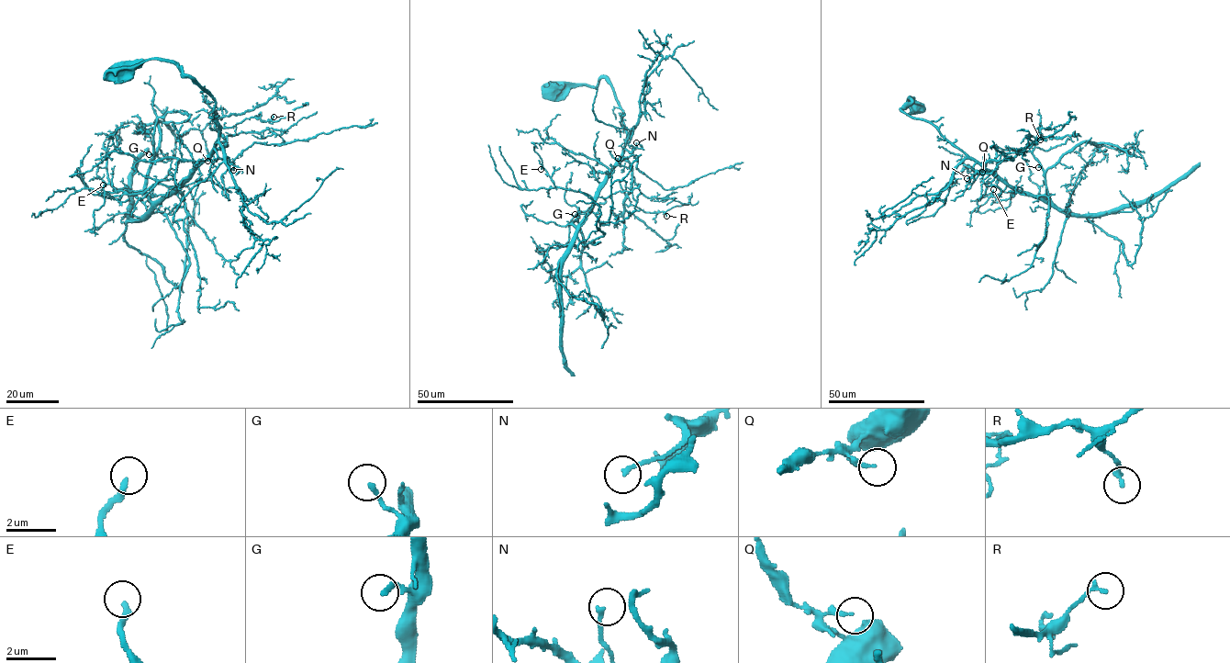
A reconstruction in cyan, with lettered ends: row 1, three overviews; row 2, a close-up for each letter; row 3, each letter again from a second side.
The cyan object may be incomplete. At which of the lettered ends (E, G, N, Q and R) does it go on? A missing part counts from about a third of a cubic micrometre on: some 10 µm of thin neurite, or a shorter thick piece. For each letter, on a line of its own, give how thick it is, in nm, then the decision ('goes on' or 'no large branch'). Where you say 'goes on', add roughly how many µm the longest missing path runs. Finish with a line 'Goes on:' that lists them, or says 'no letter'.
E: 240 nm thick; no large branch
G: 190 nm thick; no large branch
N: 190 nm thick; no large branch
Q: 170 nm thick; no large branch
R: 170 nm thick; no large branch
Goes on: no letter

